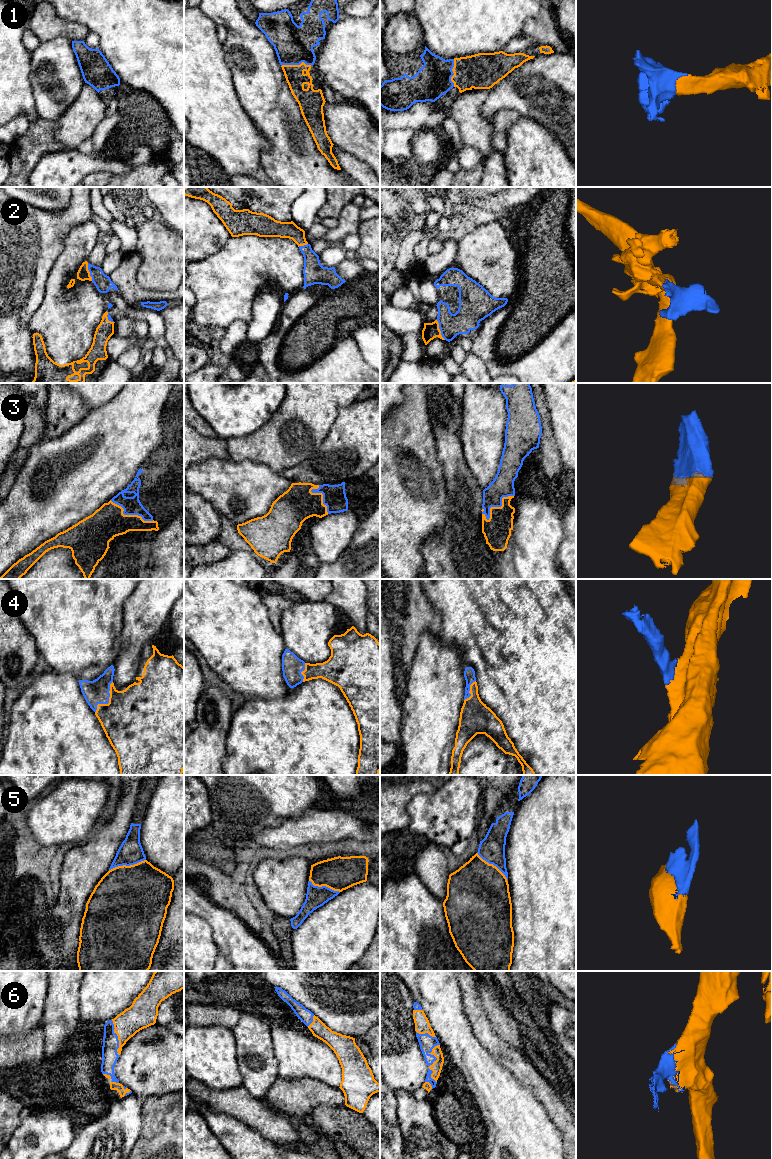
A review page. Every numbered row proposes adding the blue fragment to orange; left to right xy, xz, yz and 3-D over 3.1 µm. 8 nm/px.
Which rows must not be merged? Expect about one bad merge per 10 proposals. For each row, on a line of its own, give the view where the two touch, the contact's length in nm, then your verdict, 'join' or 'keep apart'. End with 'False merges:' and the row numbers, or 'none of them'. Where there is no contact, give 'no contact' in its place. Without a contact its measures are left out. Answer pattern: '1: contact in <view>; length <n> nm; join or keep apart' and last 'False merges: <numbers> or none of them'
1: contact in xz; length 240 nm; join
2: contact in yz; length 180 nm; join
3: contact in yz; length 300 nm; join
4: contact in xy; length 300 nm; join
5: contact in xy; length 300 nm; join
6: contact in yz; length 320 nm; join
False merges: none of them

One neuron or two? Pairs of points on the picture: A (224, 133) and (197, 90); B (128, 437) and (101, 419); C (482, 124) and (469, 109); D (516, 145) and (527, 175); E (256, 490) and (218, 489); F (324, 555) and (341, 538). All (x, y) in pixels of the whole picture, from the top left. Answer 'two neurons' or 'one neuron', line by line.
A: one neuron
B: one neuron
C: one neuron
D: one neuron
E: one neuron
F: one neuron

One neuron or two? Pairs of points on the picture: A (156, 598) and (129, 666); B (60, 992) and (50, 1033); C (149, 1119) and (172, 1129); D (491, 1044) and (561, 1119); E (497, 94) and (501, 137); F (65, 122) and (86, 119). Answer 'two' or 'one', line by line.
A: one
B: one
C: one
D: one
E: two
F: one

